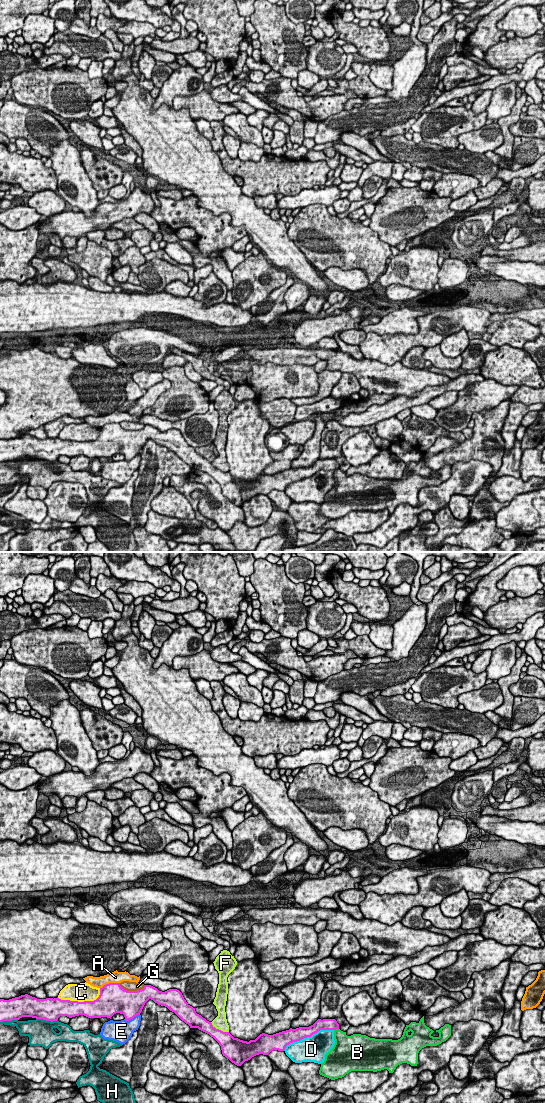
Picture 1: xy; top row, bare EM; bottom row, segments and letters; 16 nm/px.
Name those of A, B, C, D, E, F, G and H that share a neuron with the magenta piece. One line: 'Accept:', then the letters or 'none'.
Accept: none

